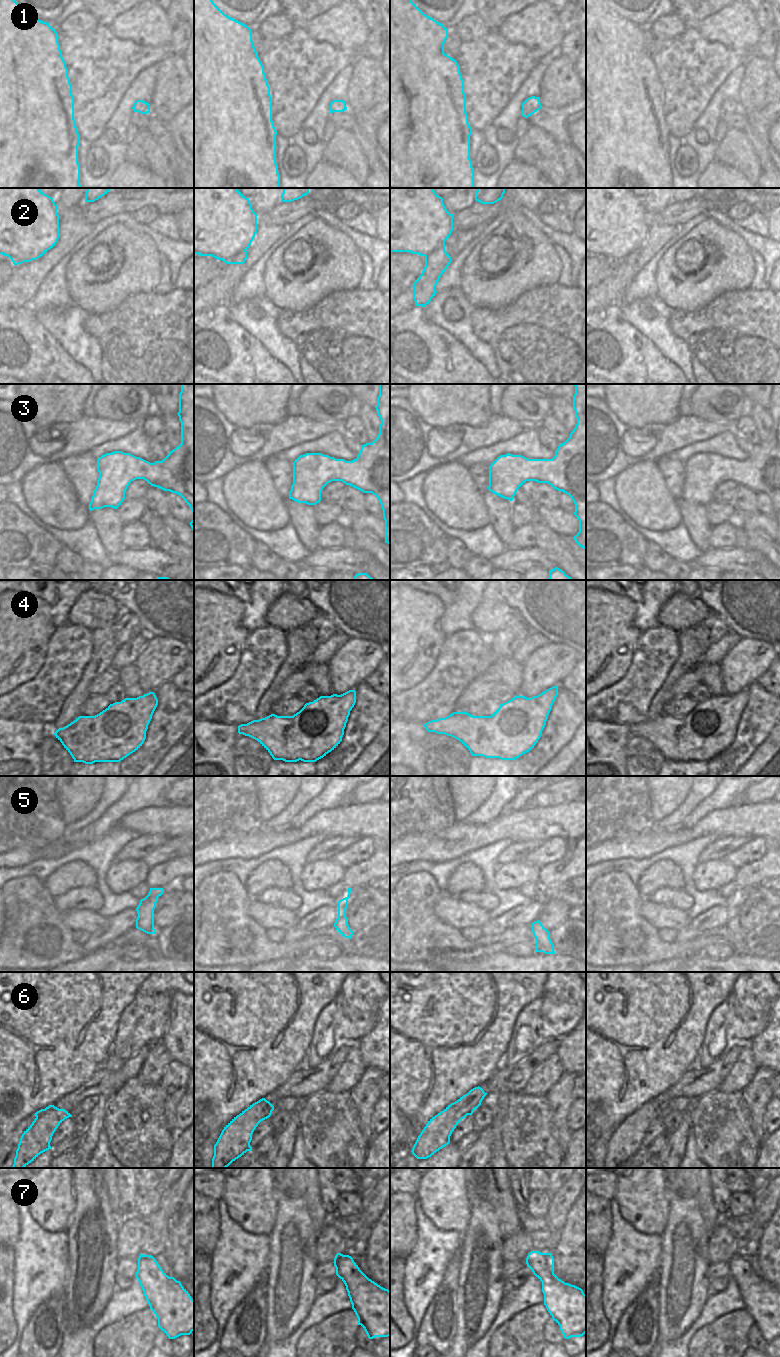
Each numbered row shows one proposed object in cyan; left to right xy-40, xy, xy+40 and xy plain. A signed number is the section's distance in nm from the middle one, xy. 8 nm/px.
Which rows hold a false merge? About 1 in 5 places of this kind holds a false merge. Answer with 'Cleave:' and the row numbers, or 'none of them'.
Cleave: 6

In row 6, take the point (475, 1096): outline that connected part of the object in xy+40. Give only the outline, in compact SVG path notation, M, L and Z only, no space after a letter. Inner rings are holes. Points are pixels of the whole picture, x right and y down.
M475 1087L468 1093L468 1115L472 1115L474 1110L477 1109L487 1093L481 1087Z

